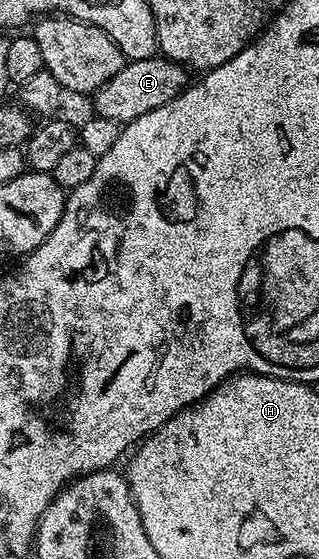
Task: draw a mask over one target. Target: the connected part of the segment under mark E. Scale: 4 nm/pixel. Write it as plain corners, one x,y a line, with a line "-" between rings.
152,57
149,59
133,59
124,62
121,73
105,85
101,85
99,91
94,92
94,114
101,117
109,117
109,121
117,124
132,123
141,113
149,113
153,109
161,109
169,101
183,94
183,90
189,86
188,68
181,63
175,63
171,59

